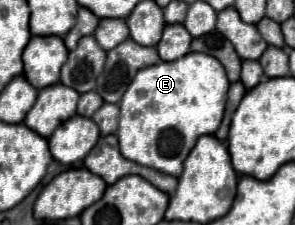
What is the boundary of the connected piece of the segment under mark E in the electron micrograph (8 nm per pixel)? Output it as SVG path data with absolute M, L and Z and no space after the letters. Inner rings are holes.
M188 52L178 60L158 62L138 70L120 100L120 126L116 136L122 156L158 172L180 176L182 164L198 136L218 130L228 86L230 82L222 64L202 52Z

